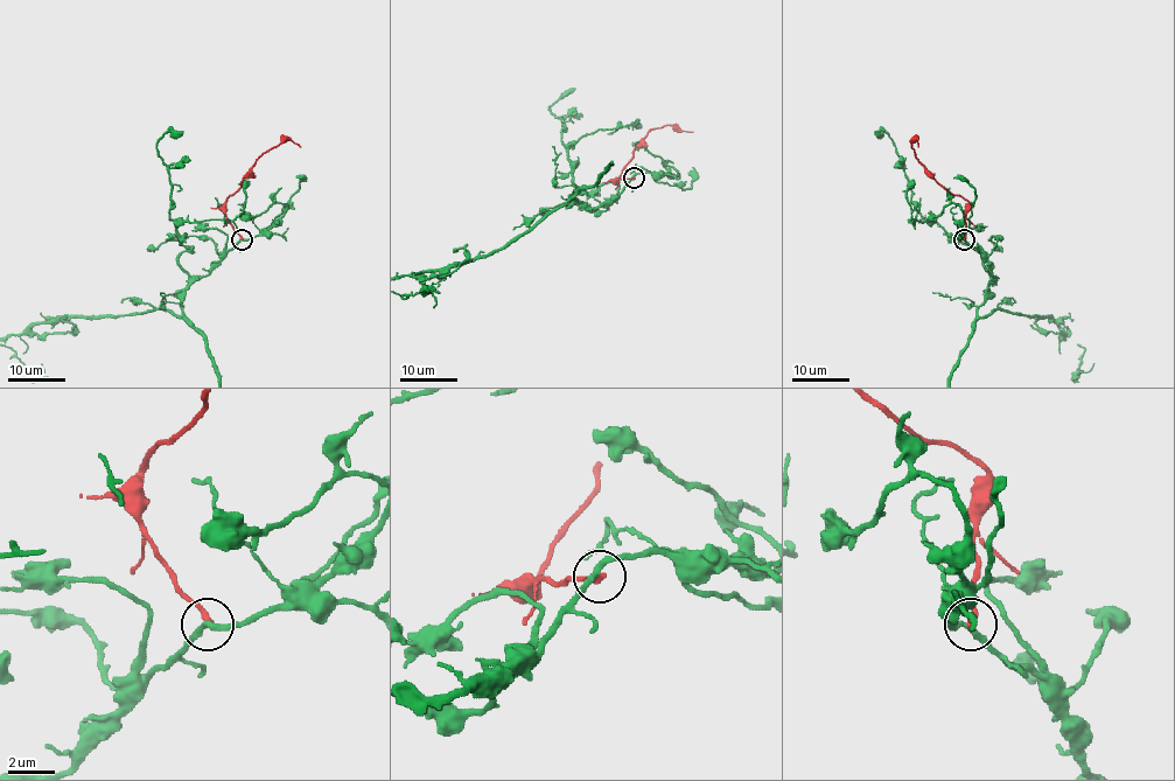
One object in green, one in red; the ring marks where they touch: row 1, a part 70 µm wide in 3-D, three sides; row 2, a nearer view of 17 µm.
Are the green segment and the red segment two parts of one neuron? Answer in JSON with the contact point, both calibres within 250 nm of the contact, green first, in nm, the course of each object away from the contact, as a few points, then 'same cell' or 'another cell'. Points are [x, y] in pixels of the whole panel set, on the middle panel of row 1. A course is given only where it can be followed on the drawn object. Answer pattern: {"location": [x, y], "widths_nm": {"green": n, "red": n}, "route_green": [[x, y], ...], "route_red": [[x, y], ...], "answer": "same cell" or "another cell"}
{"location": [634, 178], "widths_nm": {"green": 240, "red": 240}, "route_red": [[634, 179], [616, 181], [634, 148], [651, 130], [672, 125], [692, 132]], "answer": "another cell"}

